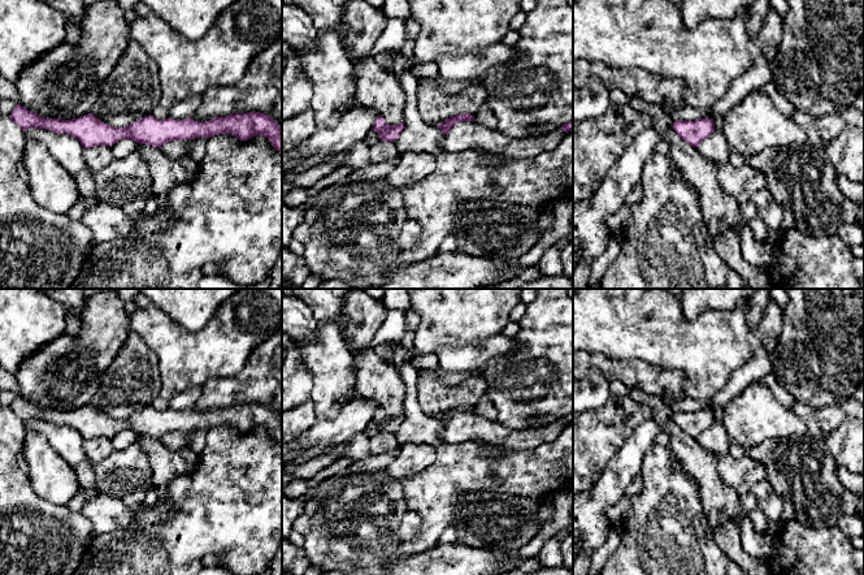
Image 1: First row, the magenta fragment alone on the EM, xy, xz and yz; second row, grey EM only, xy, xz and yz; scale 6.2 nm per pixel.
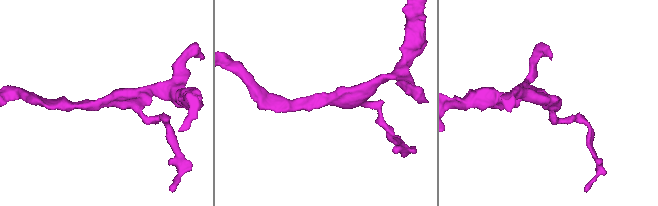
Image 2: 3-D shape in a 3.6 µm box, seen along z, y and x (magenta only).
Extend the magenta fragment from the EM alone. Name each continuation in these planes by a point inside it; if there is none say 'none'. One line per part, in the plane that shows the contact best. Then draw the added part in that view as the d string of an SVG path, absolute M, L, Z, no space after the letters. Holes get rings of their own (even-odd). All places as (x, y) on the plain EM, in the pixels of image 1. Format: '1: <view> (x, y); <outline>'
none

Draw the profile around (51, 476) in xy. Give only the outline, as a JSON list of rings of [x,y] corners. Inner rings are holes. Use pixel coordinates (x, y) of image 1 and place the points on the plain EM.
[[[27,432],[22,454],[29,464],[27,476],[38,496],[66,506],[81,490],[74,468],[53,450],[44,436]]]

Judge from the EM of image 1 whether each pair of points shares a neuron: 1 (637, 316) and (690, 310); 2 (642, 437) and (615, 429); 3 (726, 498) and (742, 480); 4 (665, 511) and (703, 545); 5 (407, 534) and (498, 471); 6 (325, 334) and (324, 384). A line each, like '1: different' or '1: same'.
1: different
2: different
3: different
4: same
5: different
6: same

